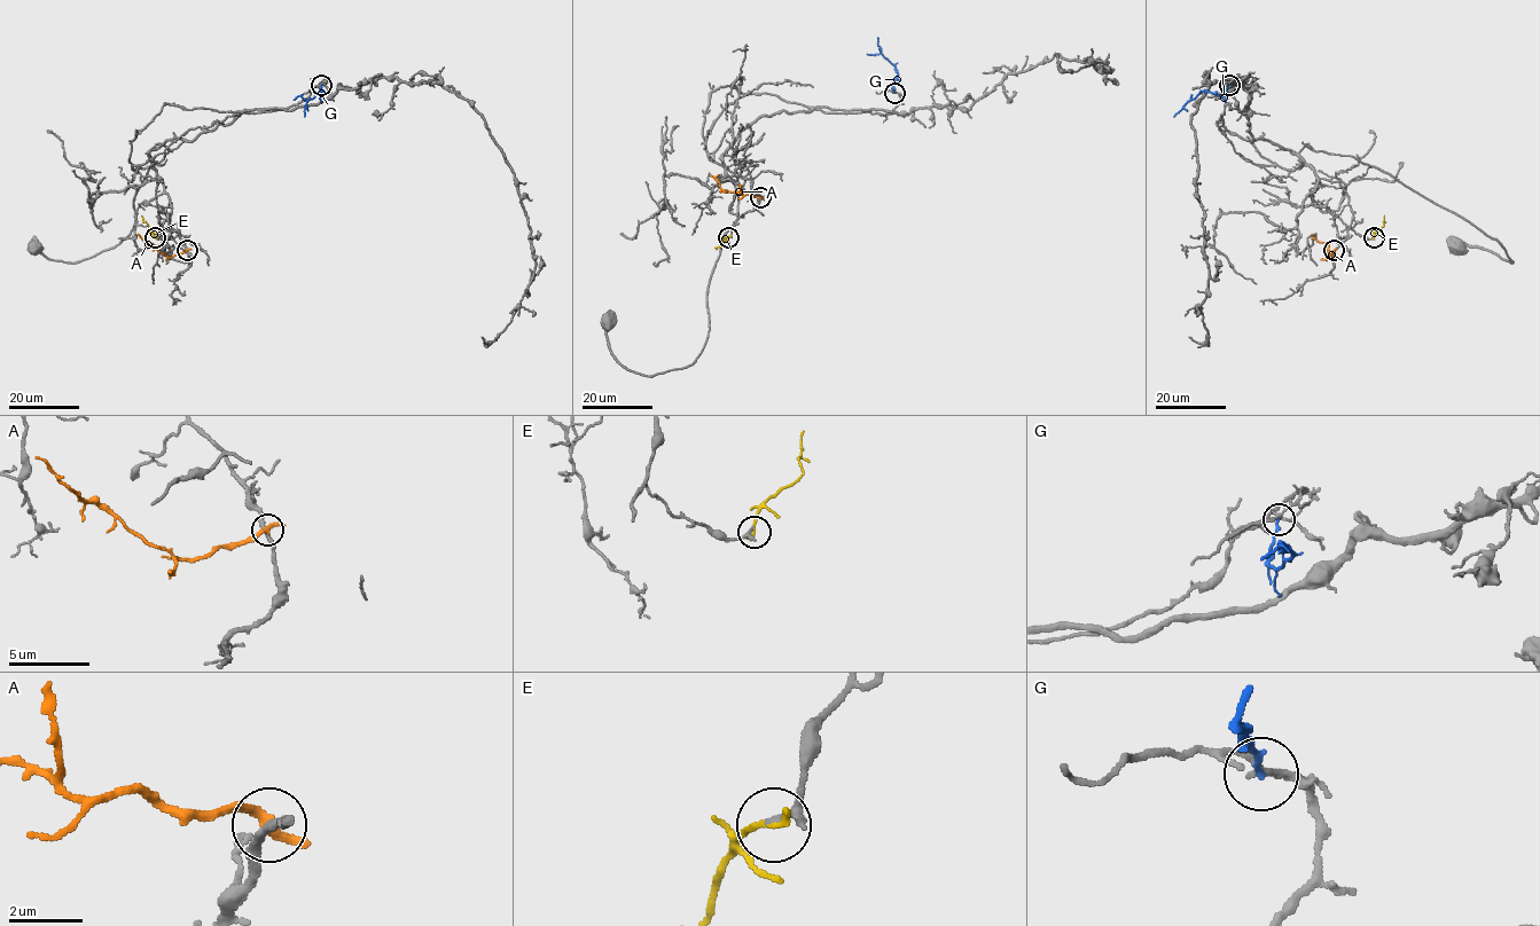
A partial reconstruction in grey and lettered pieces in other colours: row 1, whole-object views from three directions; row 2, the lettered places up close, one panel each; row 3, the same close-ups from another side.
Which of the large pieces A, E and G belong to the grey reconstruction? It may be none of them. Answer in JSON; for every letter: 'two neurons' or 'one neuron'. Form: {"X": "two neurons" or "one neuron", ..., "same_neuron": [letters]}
{"A": "two neurons", "E": "one neuron", "G": "two neurons", "same_neuron": ["E"]}

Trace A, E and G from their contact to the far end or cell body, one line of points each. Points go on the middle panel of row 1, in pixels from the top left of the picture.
A: (760, 197), (724, 190), (711, 175)
E: (728, 237), (721, 246), (714, 248)
G: (894, 92), (896, 67), (881, 50), (877, 37)

